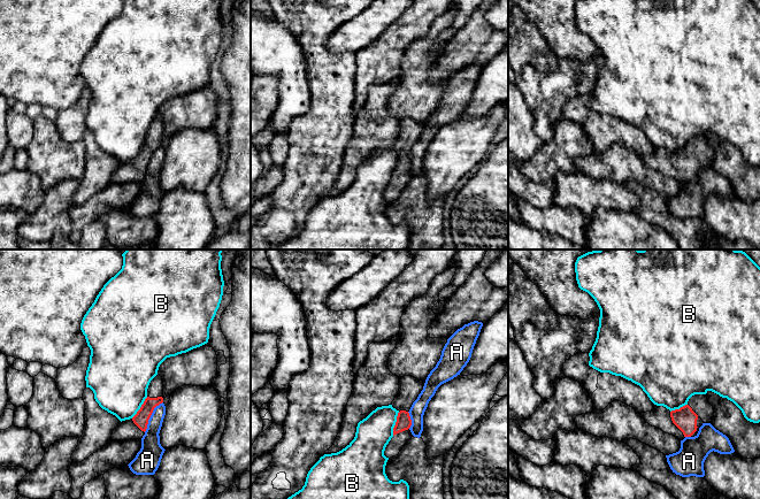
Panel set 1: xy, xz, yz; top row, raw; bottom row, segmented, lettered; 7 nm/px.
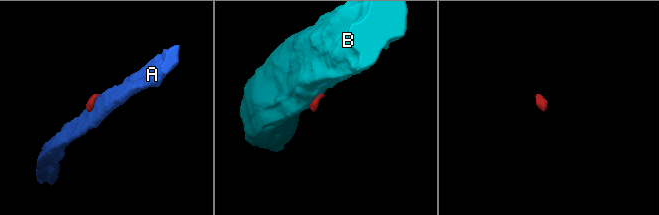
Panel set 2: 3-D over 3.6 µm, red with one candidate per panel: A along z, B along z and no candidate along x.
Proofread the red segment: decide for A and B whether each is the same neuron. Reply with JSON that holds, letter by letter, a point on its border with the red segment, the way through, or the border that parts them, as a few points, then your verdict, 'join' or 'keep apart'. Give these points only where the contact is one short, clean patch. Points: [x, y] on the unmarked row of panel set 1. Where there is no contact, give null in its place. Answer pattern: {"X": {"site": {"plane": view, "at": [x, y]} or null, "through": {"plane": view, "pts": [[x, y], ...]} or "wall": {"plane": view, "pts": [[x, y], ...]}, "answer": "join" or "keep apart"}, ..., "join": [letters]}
{"A": {"site": {"plane": "xy", "at": [150, 159]}, "wall": {"plane": "xy", "pts": [[162, 144], [154, 151], [147, 170], [144, 174]]}, "answer": "keep apart"}, "B": {"site": {"plane": "xz", "at": [396, 166]}, "wall": {"plane": "xz", "pts": [[399, 154], [392, 177]]}, "answer": "keep apart"}, "join": []}

